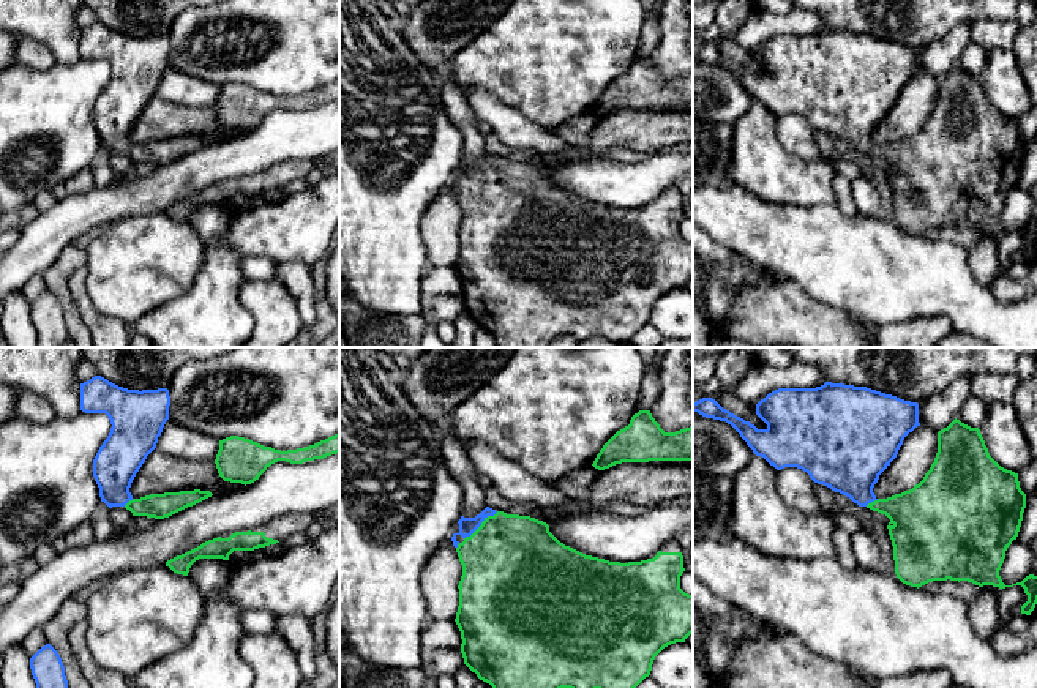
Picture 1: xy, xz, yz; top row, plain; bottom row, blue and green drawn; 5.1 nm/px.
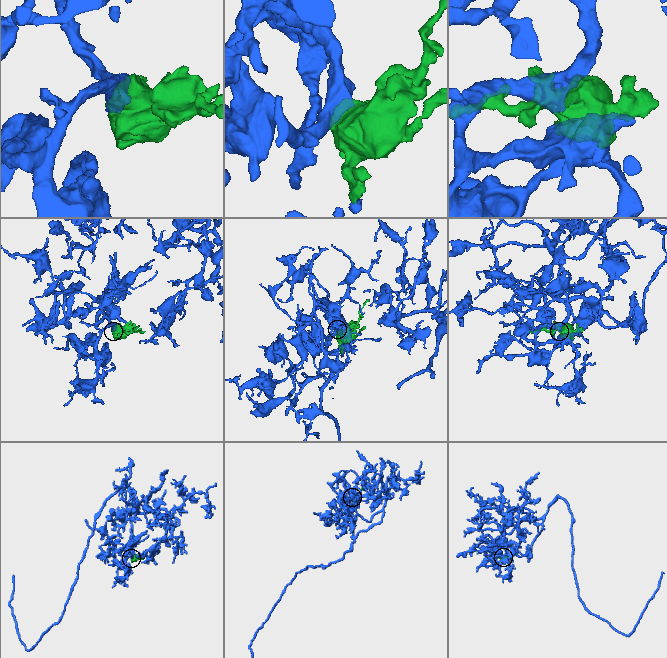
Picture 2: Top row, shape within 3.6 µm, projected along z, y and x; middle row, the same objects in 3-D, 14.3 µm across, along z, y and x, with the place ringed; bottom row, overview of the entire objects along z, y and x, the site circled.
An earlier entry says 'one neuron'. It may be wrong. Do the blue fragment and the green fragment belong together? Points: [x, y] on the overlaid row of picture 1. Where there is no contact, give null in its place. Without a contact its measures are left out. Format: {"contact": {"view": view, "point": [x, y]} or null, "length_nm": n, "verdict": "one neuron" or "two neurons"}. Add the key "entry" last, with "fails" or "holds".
{"contact": {"view": "xz", "point": [480, 524]}, "length_nm": 220, "verdict": "one neuron", "entry": "holds"}

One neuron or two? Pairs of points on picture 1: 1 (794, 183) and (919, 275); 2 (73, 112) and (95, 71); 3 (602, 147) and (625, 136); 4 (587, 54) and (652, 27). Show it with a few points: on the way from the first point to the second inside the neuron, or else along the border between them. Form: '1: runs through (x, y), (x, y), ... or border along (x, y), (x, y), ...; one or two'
1: border along (785, 204), (834, 205); two
2: runs through (73, 103), (73, 93), (86, 81); one
3: runs through (608, 141), (613, 136), (619, 136); one
4: border along (644, 16), (640, 46), (635, 52); two

